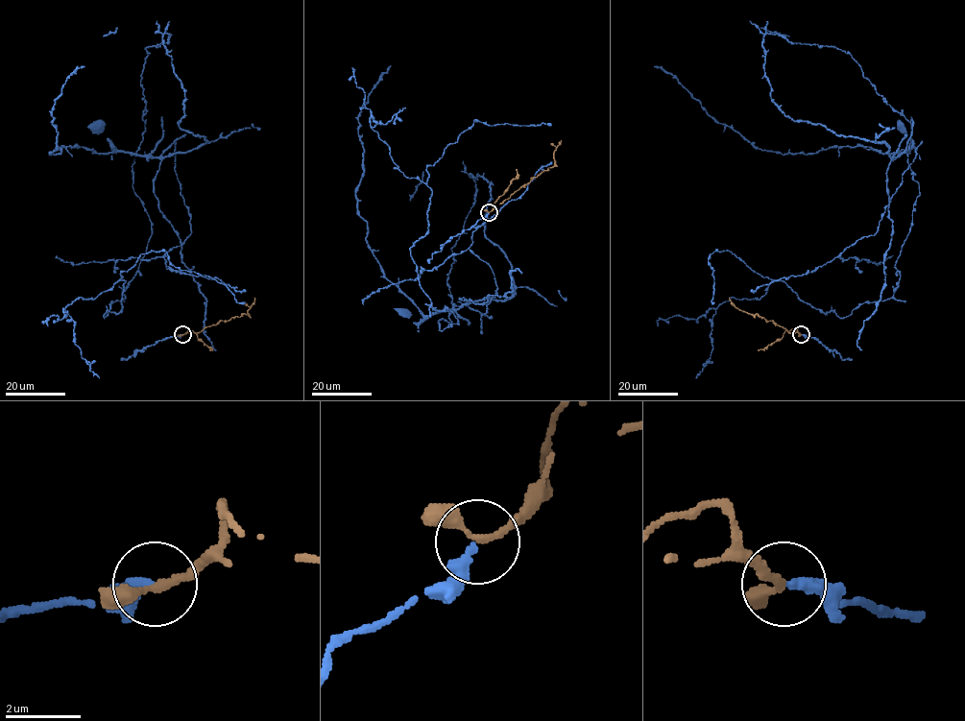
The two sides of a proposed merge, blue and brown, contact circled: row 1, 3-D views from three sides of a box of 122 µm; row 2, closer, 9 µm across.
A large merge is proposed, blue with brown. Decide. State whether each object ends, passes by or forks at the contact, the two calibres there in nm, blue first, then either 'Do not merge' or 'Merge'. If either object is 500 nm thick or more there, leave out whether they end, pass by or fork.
At the ring blue ends. At the ring brown passes by. Thickness 320 nm (blue) against 190 nm. Merge

